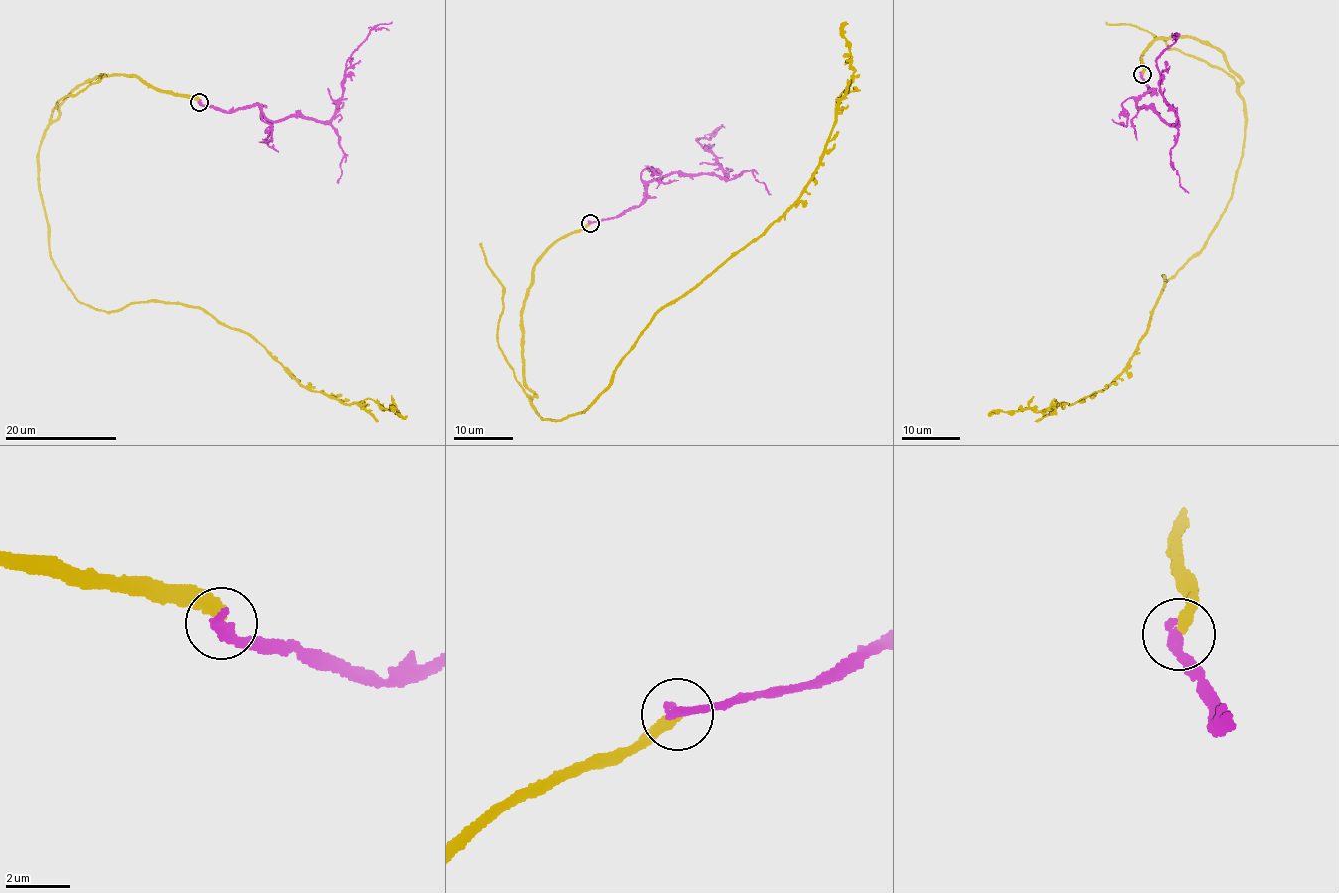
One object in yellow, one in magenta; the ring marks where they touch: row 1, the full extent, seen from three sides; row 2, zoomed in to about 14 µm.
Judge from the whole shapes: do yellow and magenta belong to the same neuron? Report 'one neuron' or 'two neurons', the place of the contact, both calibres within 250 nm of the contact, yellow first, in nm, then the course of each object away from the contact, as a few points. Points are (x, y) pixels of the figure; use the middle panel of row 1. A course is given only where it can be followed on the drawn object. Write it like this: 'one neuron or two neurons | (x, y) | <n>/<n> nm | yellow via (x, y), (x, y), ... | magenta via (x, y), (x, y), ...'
two neurons | (590, 223) | 360/320 nm | yellow via (590, 223), (535, 263), (524, 307), (523, 370), (553, 421), (800, 196), (852, 80), (847, 22) | magenta via (590, 223), (639, 207), (648, 183), (657, 178), (683, 171), (724, 177), (710, 152), (696, 141), (724, 127)

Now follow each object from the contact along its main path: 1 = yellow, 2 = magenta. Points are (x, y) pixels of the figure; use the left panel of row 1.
1: (200, 101), (114, 73), (68, 94), (40, 142), (56, 269), (101, 310), (199, 306), (311, 390), (406, 419)
2: (200, 101), (224, 110), (256, 104), (273, 120), (300, 115), (330, 120), (347, 61), (371, 30), (392, 21)

